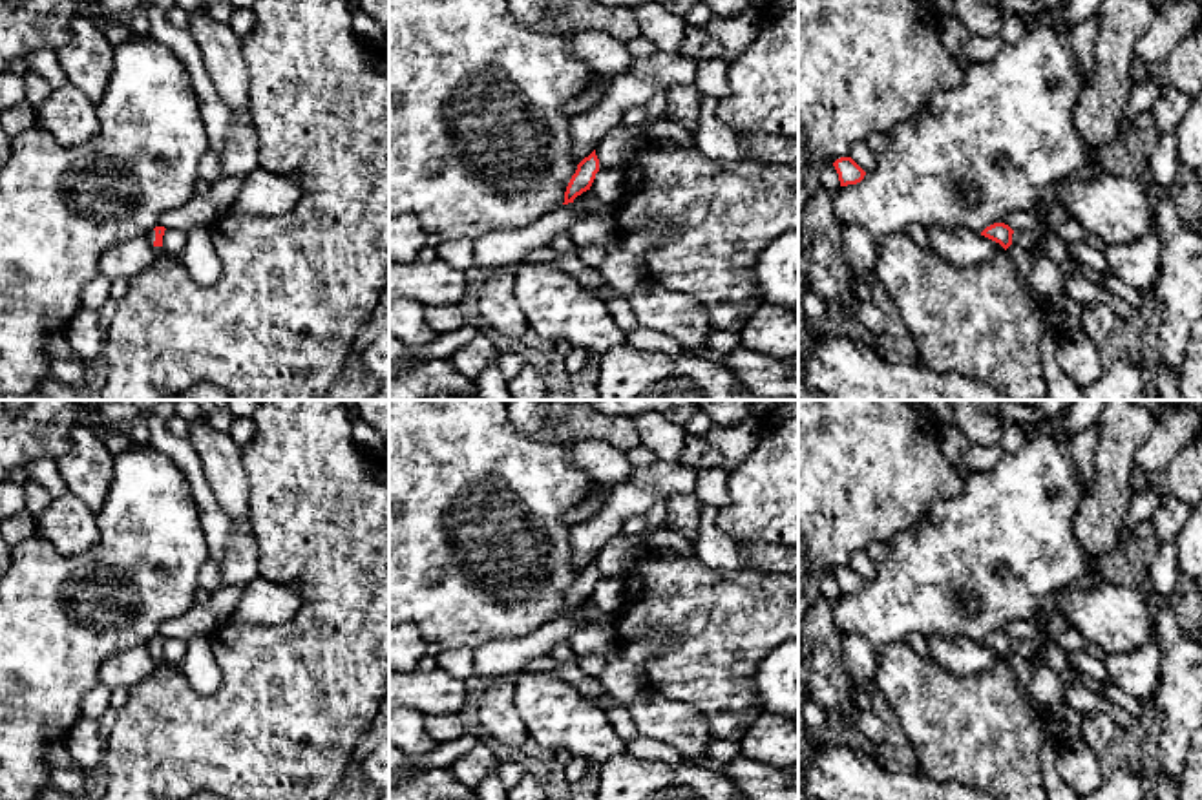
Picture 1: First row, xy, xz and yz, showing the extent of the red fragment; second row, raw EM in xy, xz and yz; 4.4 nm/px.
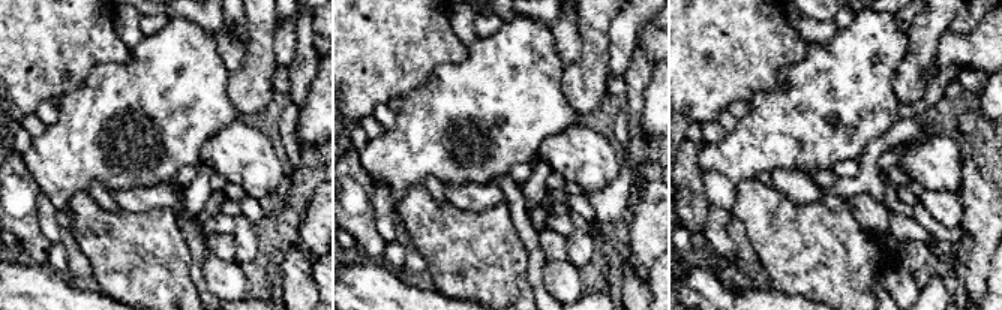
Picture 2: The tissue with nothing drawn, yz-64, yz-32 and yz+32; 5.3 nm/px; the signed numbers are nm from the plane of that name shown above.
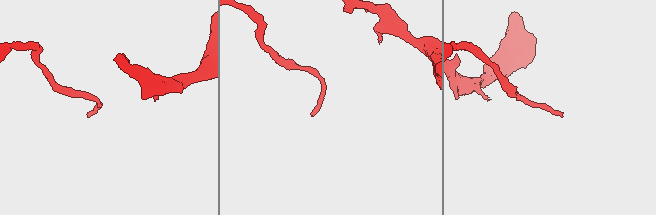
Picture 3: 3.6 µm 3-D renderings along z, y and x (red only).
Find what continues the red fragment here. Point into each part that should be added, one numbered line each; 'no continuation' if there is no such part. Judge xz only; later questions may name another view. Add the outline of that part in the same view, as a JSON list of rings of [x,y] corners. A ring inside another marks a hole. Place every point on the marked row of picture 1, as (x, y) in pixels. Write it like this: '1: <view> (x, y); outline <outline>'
no continuation

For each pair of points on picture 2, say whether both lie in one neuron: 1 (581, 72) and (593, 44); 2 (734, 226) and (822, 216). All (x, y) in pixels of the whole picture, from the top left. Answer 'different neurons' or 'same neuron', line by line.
1: same neuron
2: different neurons

